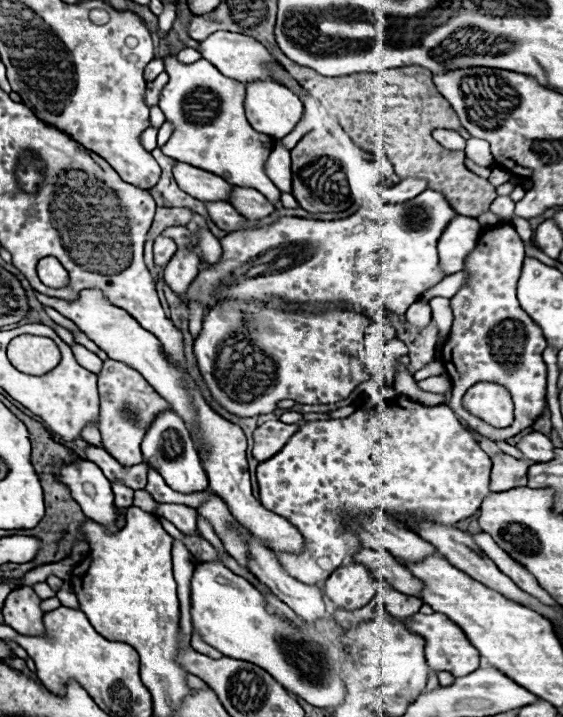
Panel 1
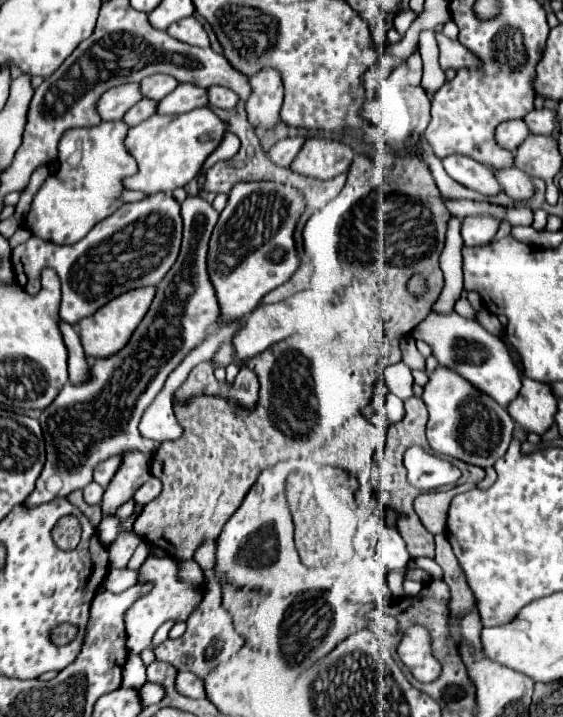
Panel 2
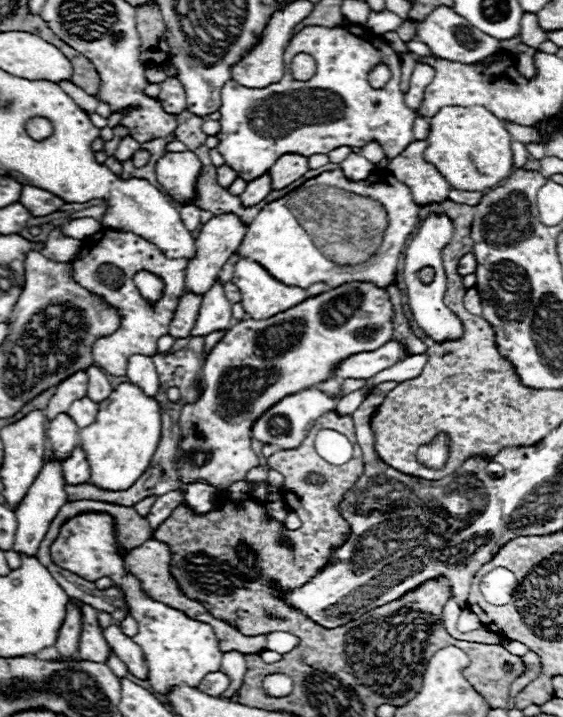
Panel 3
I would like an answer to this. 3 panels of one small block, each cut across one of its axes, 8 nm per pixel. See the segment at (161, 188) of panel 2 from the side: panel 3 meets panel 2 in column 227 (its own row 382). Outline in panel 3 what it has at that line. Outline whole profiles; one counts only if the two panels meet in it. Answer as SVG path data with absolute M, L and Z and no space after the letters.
M124 382L112 390L108 400L100 404L96 420L80 432L80 446L88 454L92 484L108 490L130 488L148 468L162 436L160 404L146 396L140 386Z

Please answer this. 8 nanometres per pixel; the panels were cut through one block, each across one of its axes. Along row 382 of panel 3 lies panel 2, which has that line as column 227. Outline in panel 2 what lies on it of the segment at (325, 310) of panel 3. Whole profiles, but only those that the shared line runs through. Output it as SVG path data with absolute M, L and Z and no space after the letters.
M238 182L210 238L208 272L222 308L222 320L248 316L274 288L292 278L300 268L294 228L304 208L302 194L278 182Z

